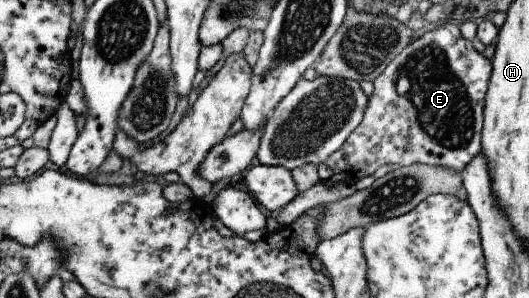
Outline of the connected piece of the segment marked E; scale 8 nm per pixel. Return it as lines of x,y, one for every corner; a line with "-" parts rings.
447,23
438,26
431,31
422,31
413,39
393,60
385,67
385,70
373,81
374,90
368,96
368,103
365,109
364,119
351,132
343,146
330,154
320,165
318,175
320,182
326,186
333,186
346,182
346,175
356,174
355,178
363,178
373,174
383,164
399,164
401,167
409,166
413,163
425,163
426,165
441,165
455,172
463,172
464,168
473,160
473,157
482,150
482,124
484,123
485,97
492,73
492,61
489,61
483,53
478,53
471,41
465,40
461,36
459,24

